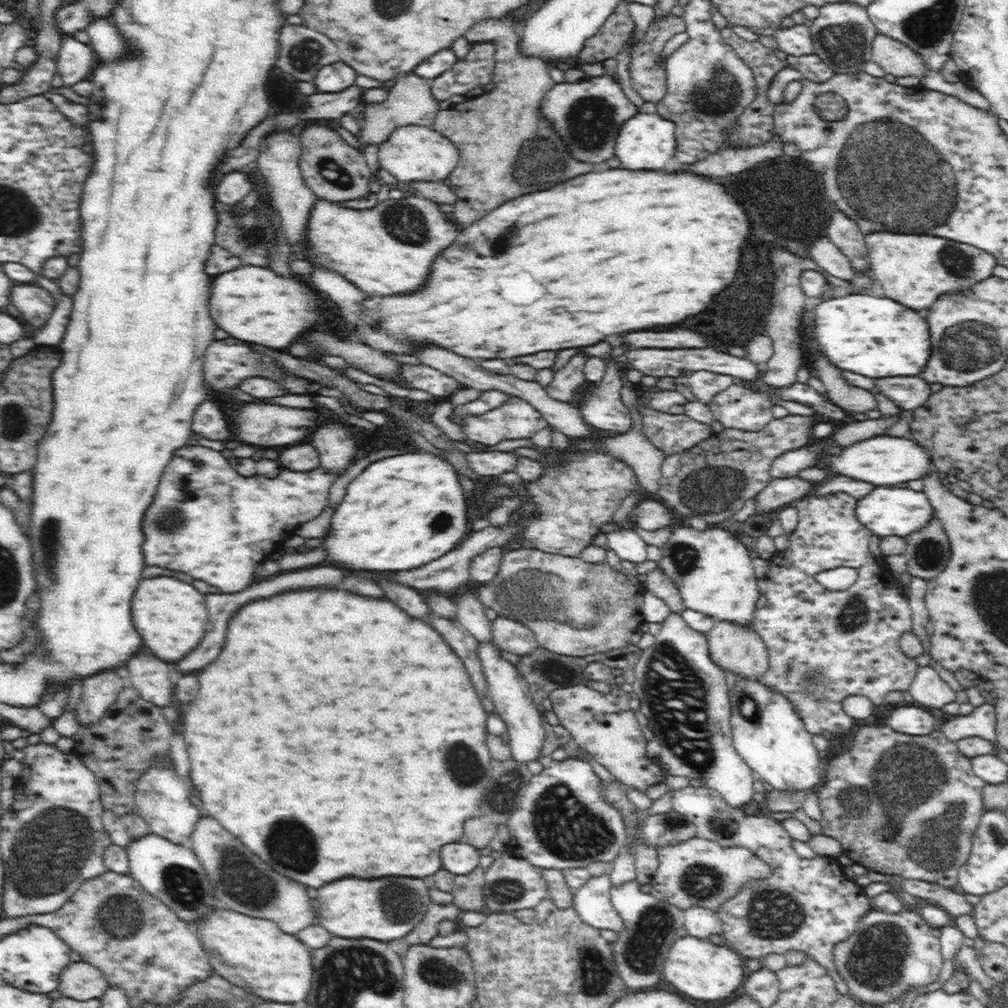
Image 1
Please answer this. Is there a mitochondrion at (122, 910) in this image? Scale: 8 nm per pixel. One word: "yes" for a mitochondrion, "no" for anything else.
yes

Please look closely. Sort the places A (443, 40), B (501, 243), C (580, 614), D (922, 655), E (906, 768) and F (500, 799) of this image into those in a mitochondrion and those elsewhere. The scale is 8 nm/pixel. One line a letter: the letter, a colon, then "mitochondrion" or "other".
A: other
B: mitochondrion
C: mitochondrion
D: other
E: mitochondrion
F: mitochondrion

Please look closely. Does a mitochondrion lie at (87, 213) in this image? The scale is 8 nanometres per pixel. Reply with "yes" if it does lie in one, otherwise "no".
no

